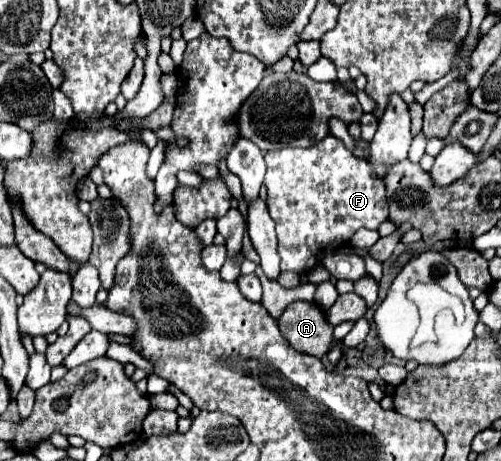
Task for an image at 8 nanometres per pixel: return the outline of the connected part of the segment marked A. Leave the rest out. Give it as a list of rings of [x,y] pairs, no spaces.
[[[293,301],[277,319],[281,335],[299,353],[323,359],[333,341],[333,325],[313,301]]]

